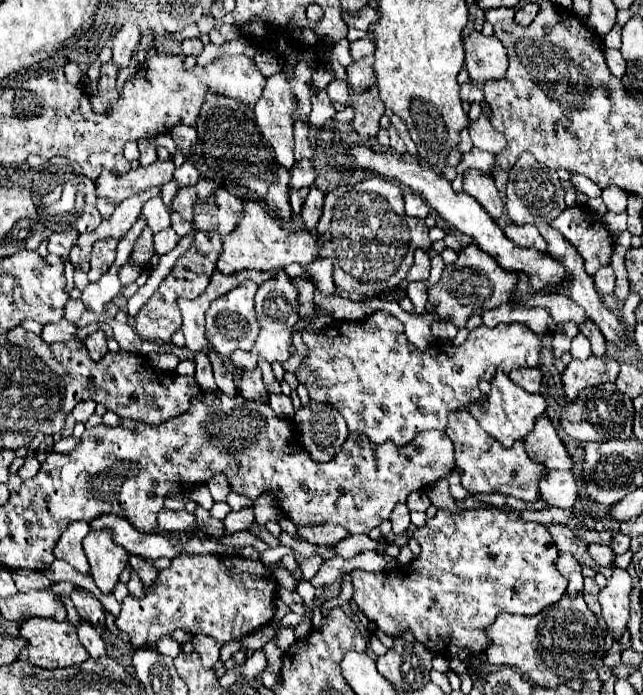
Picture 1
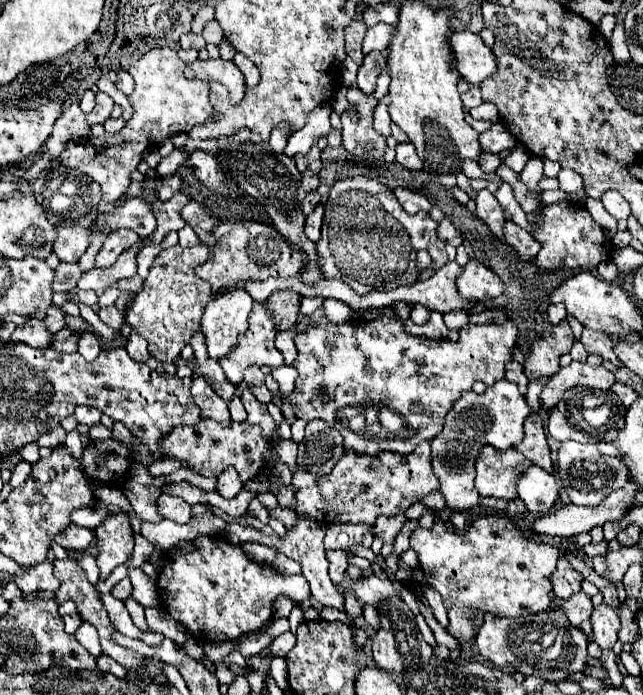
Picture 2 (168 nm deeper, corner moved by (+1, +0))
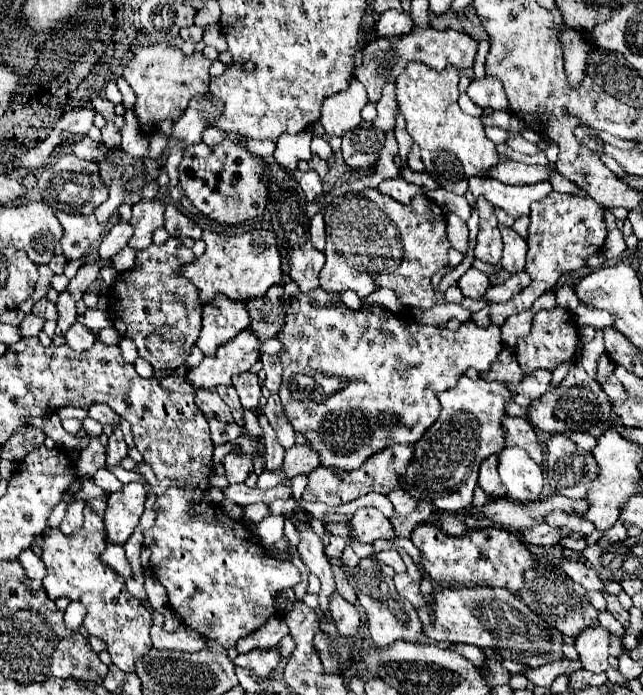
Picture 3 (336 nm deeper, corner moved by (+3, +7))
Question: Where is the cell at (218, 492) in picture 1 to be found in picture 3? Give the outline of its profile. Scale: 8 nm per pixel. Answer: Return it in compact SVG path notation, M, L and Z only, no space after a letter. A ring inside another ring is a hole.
M235 453L225 455L223 467L225 467L225 477L229 483L241 483L253 471L251 457L249 455L235 455Z

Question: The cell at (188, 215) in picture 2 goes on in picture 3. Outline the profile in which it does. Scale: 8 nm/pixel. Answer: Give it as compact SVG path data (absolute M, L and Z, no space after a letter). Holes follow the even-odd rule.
M167 205L165 209L165 229L169 231L171 237L179 237L179 235L187 235L193 239L201 239L201 227L189 219L185 213L181 213L175 205Z

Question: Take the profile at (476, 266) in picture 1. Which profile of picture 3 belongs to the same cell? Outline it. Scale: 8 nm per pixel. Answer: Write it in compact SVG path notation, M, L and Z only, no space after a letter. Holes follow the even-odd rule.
M475 267L467 269L463 273L463 277L459 279L459 283L457 283L457 287L463 291L463 295L471 297L471 299L481 299L489 285L491 285L489 277L485 273L481 273L479 269L475 269Z

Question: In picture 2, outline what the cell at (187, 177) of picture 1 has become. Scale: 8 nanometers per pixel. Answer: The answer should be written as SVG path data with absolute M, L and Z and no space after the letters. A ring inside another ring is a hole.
M179 176L165 178L165 180L159 182L157 196L159 196L159 200L169 200L175 192L179 192L179 188L181 188L181 178L179 178Z

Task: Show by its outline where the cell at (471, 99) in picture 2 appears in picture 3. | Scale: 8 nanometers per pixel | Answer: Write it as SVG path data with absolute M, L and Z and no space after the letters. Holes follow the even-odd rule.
M493 77L473 79L471 85L467 87L467 95L471 97L473 103L477 103L483 109L491 107L491 109L509 111L509 103L499 79L493 79Z

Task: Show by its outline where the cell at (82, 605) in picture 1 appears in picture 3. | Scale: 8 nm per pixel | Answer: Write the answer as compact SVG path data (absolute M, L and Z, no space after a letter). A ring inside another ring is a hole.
M85 505L83 513L83 527L73 535L63 535L59 529L45 531L45 545L47 549L51 545L51 557L49 553L43 555L43 563L47 565L49 571L49 575L43 579L43 587L53 601L59 597L81 601L87 609L87 617L83 625L89 631L89 635L101 639L107 645L113 663L121 671L135 673L135 661L143 657L143 653L149 653L153 649L149 637L149 629L153 625L151 613L141 605L139 599L127 593L125 579L99 561L101 551L105 549L103 519L89 505ZM79 543L91 547L81 549Z

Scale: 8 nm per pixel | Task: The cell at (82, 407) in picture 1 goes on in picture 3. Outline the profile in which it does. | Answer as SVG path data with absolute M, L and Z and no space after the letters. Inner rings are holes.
M93 403L93 405L89 405L89 407L87 407L87 413L89 413L91 419L99 421L101 425L111 423L111 421L117 417L117 415L111 411L111 407L107 407L107 405L103 405L103 403Z

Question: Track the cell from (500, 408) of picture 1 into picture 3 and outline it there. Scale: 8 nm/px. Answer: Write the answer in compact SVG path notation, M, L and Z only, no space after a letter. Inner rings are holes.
M463 375L453 389L439 393L437 399L443 407L441 415L423 439L413 445L413 463L407 469L409 483L405 491L421 501L431 501L435 509L459 513L471 505L481 461L505 447L501 421L507 415L505 407L513 401L513 393L501 383L471 381Z

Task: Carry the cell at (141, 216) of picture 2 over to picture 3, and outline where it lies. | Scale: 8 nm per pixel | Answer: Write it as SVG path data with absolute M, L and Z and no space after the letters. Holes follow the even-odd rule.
M57 211L55 215L65 231L63 239L61 239L61 247L69 261L83 257L87 247L91 247L105 233L107 227L115 225L121 219L121 215L117 211L109 217L107 223L99 223L94 214L71 215Z

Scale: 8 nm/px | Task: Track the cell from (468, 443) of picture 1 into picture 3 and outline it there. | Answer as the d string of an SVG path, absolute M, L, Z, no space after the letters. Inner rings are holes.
M493 455L493 457L487 457L483 463L481 463L481 469L479 469L479 487L485 489L489 495L493 497L505 497L505 489L503 489L503 483L499 481L499 473L497 473L497 461L499 457Z

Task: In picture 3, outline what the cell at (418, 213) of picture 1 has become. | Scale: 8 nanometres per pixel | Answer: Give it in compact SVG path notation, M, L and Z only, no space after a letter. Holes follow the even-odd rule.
M395 177L395 179L381 181L379 183L379 191L385 193L385 195L389 195L389 197L393 197L393 199L397 199L397 201L401 201L401 203L405 203L405 205L409 205L411 199L413 199L413 195L417 195L417 193L423 195L425 193L425 187L419 187L419 185L407 183L401 177Z

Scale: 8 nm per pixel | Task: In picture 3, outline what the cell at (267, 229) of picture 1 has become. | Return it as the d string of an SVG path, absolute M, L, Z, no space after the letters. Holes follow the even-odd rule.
M257 227L235 235L215 233L207 229L203 231L201 239L207 245L205 253L183 267L183 275L197 285L201 303L209 303L215 295L225 295L233 301L247 301L253 297L261 297L271 285L281 283L281 251L277 247L275 235L269 229Z

